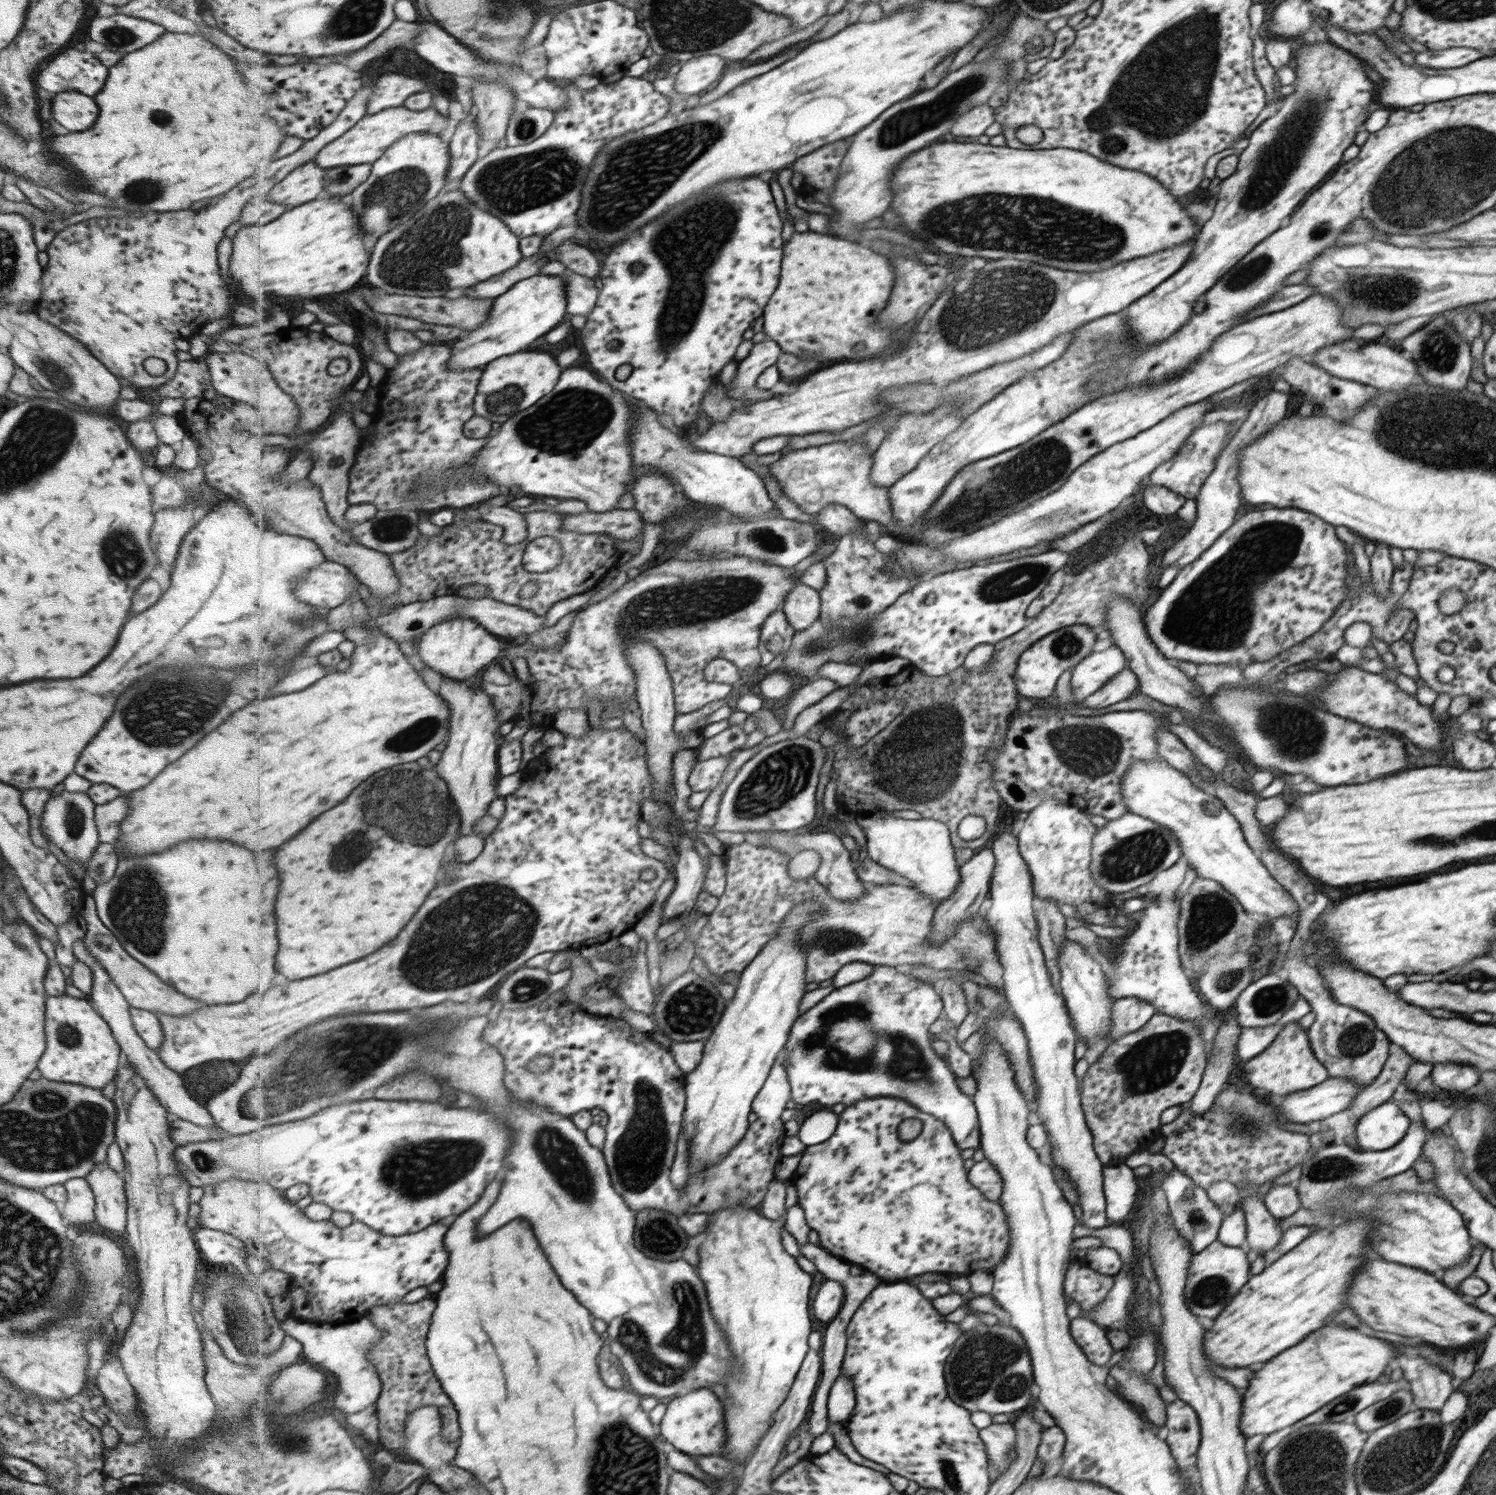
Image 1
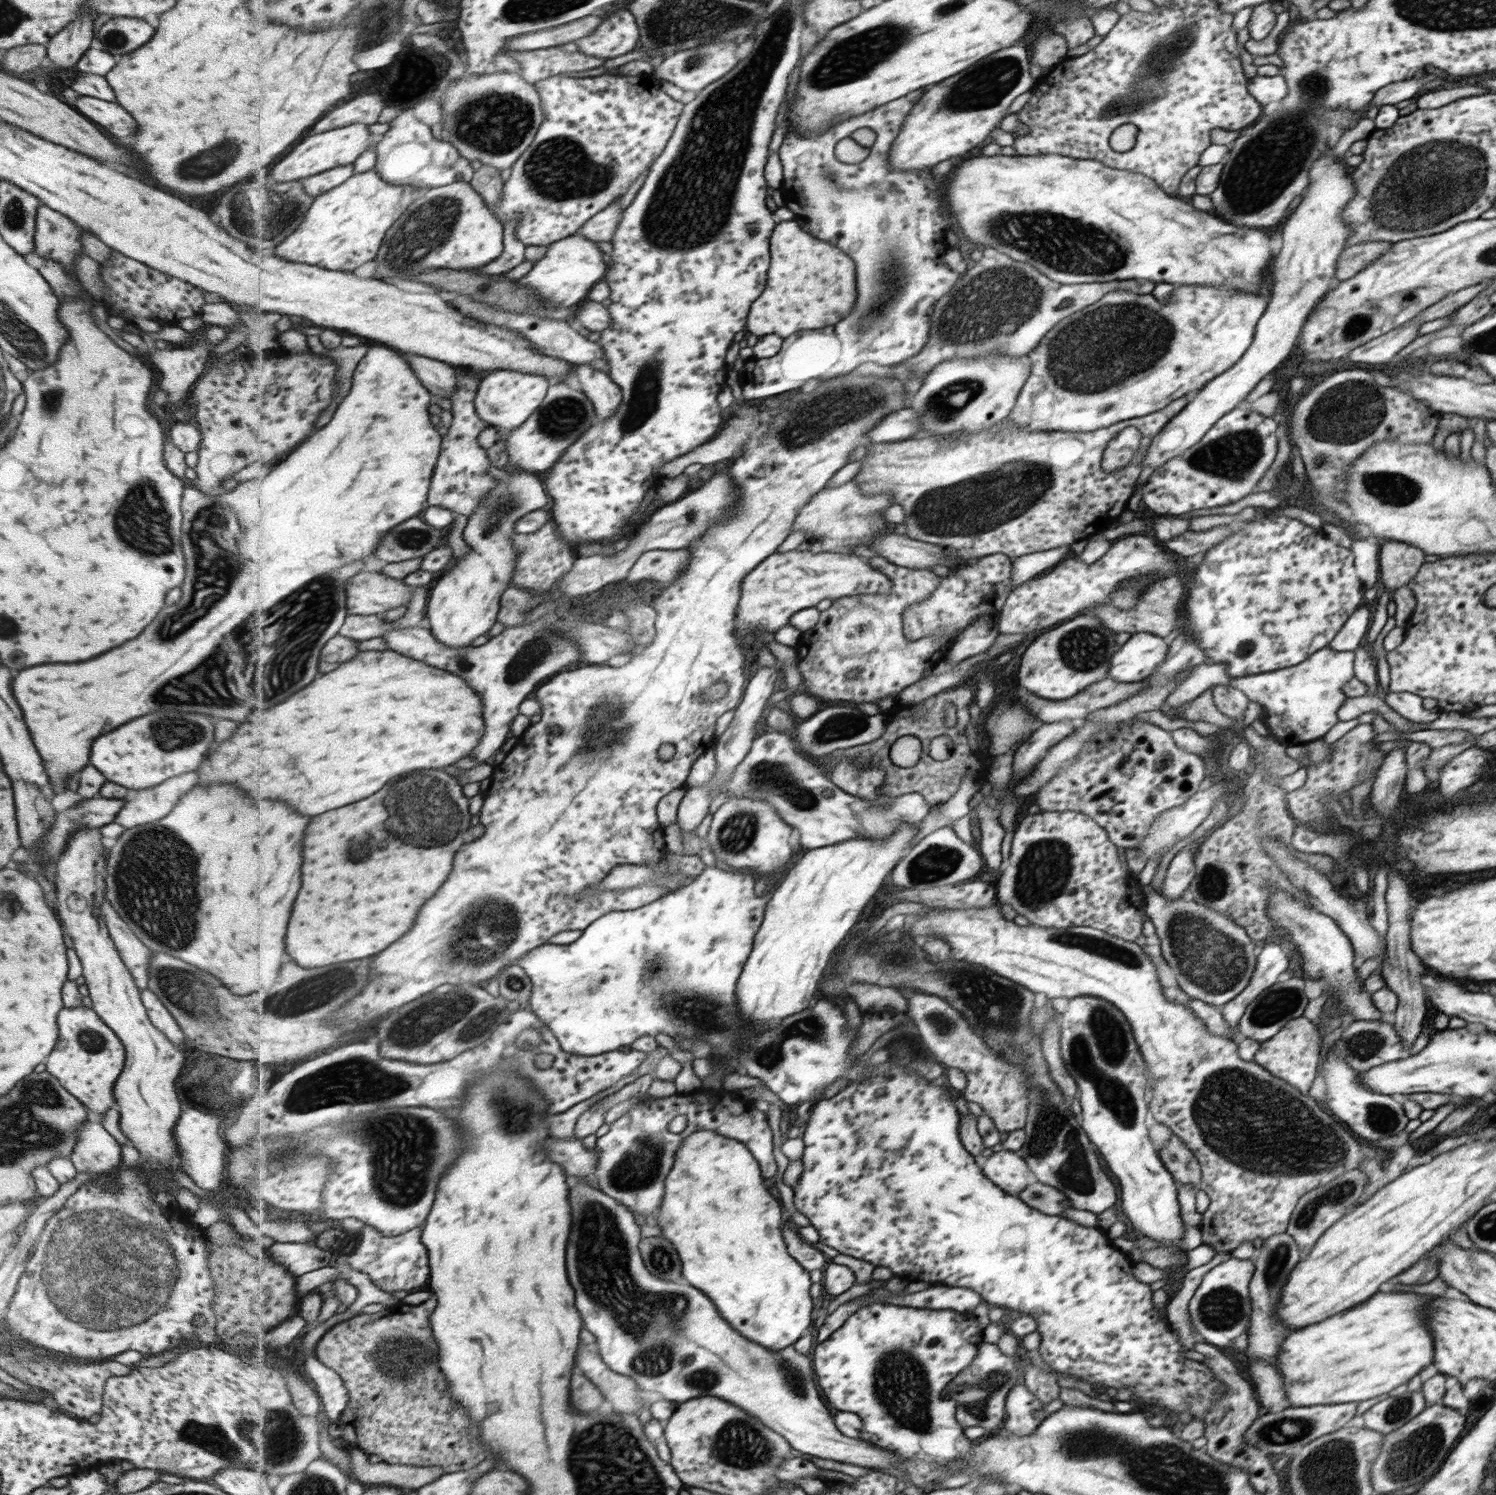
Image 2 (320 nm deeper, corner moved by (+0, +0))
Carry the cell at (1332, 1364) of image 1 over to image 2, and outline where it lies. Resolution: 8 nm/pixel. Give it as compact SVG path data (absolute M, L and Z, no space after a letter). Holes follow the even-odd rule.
M1377 1292L1375 1296L1371 1296L1371 1300L1365 1300L1357 1306L1349 1308L1347 1312L1339 1312L1327 1320L1321 1320L1321 1322L1310 1324L1309 1326L1293 1330L1291 1333L1285 1336L1283 1340L1283 1358L1279 1360L1276 1357L1276 1374L1282 1381L1282 1387L1286 1394L1286 1399L1289 1401L1291 1407L1300 1406L1313 1406L1313 1405L1325 1405L1325 1404L1343 1404L1343 1403L1359 1403L1363 1400L1369 1400L1369 1398L1375 1398L1379 1394L1387 1394L1389 1390L1397 1388L1399 1384L1405 1384L1407 1380L1411 1380L1419 1370L1423 1370L1425 1366L1431 1364L1433 1360L1433 1342L1431 1342L1431 1334L1427 1332L1423 1320L1425 1320L1425 1304L1427 1304L1427 1296L1421 1296L1421 1294L1411 1294L1411 1292Z

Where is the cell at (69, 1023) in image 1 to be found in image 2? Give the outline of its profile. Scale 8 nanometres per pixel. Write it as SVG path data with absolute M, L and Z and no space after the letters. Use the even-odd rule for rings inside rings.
M81 1005L65 1008L57 1014L59 1040L47 1056L45 1070L59 1080L59 1084L74 1096L89 1112L102 1115L114 1104L113 1087L124 1065L124 1046L102 1020Z

